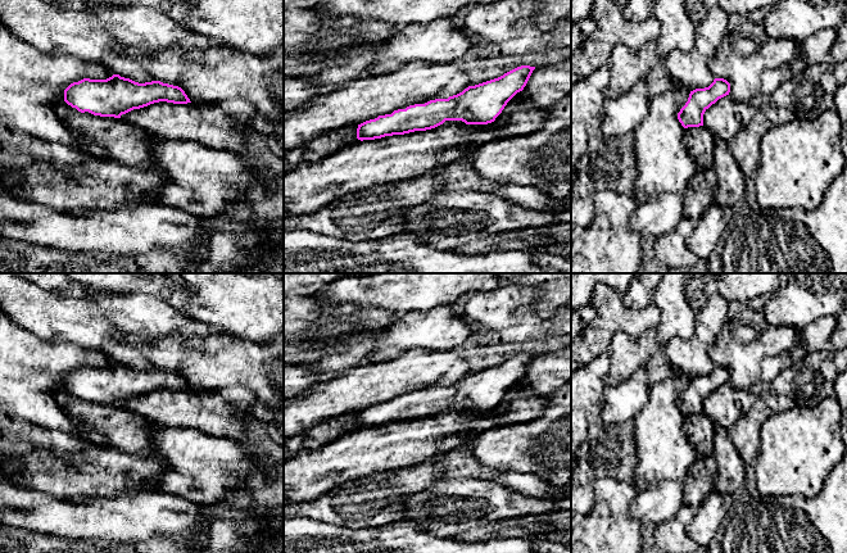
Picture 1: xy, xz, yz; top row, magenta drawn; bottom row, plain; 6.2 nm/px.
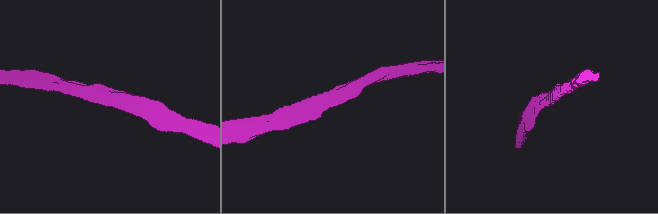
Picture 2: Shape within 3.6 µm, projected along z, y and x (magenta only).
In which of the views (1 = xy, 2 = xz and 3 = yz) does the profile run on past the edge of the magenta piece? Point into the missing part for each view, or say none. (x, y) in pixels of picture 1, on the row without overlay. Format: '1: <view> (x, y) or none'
1: none
2: none
3: none

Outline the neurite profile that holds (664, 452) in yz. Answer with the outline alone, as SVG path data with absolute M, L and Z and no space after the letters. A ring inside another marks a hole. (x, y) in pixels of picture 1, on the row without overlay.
M683 372L666 377L649 387L648 400L634 417L634 440L638 454L635 475L631 482L637 491L657 481L680 481L688 476L690 466L698 458L694 447L684 431L684 414L678 400L688 389L690 377Z

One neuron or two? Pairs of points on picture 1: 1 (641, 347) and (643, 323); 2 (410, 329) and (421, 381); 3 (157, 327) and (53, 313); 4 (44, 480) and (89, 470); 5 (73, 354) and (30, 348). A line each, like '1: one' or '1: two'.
1: two
2: two
3: one
4: one
5: one

